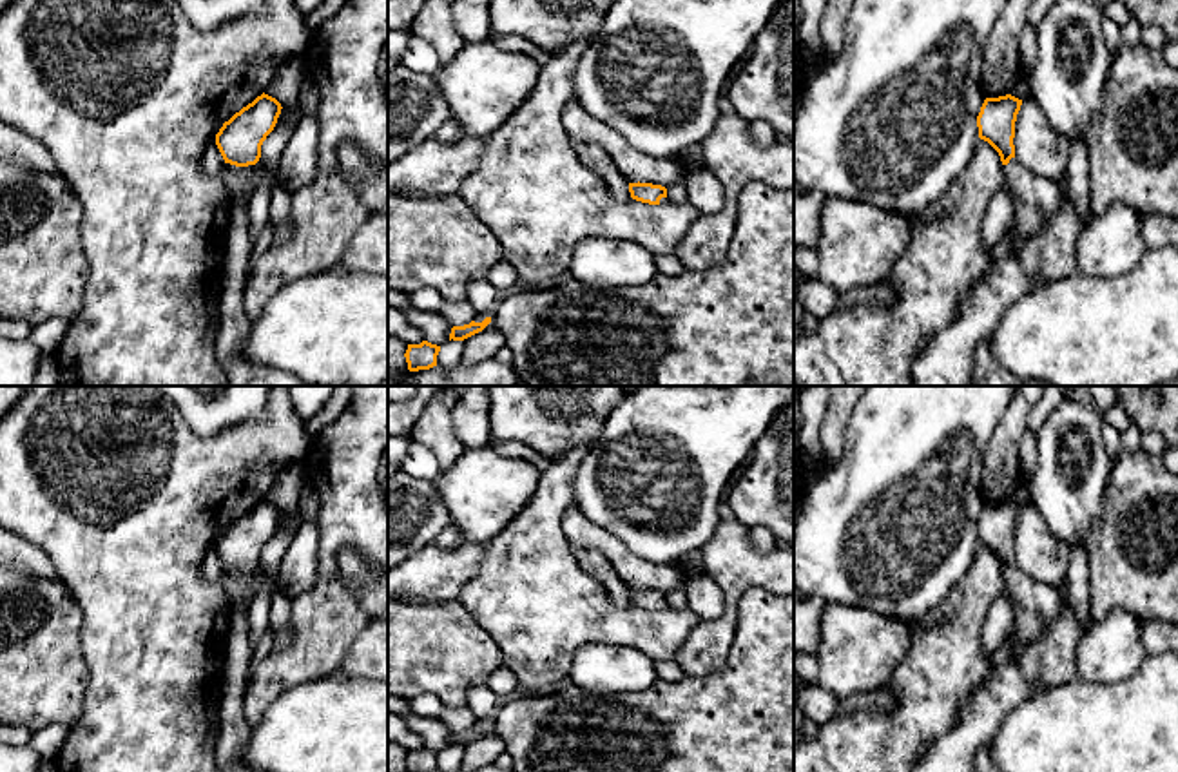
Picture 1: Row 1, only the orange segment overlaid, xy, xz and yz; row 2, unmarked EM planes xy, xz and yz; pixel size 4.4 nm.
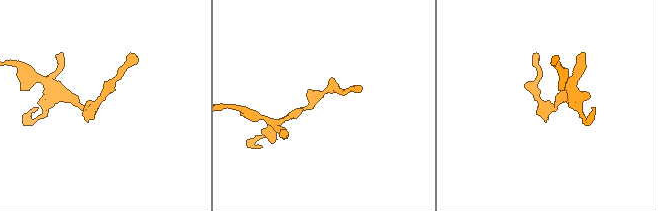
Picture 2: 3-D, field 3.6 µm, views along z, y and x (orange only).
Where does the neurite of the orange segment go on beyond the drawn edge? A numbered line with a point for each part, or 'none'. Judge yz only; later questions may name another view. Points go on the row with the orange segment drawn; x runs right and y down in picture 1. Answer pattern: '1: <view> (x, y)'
1: yz (1035, 200)

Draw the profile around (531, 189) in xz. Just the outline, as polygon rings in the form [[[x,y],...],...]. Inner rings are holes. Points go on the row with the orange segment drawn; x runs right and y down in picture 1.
[[[576,38],[553,53],[553,58],[542,65],[529,96],[486,136],[478,167],[457,192],[493,230],[504,261],[518,274],[518,279],[536,286],[569,268],[573,248],[582,239],[625,239],[658,256],[674,252],[680,239],[701,216],[692,205],[649,205],[632,198],[618,201],[609,192],[605,178],[578,158],[562,123],[562,112],[575,96],[575,65],[589,42],[591,38]]]

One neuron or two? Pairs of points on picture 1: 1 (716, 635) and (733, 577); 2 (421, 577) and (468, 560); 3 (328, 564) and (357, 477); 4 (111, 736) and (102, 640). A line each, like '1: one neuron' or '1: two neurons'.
1: one neuron
2: one neuron
3: one neuron
4: one neuron

